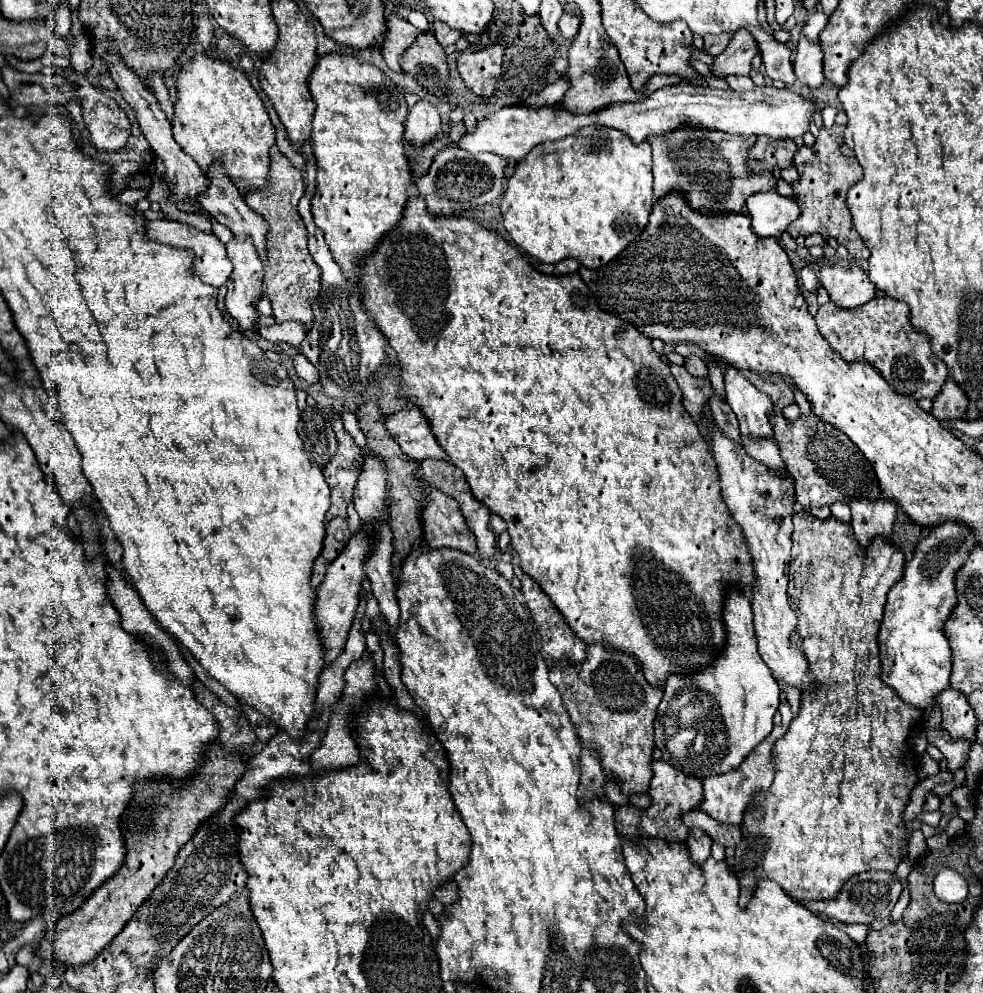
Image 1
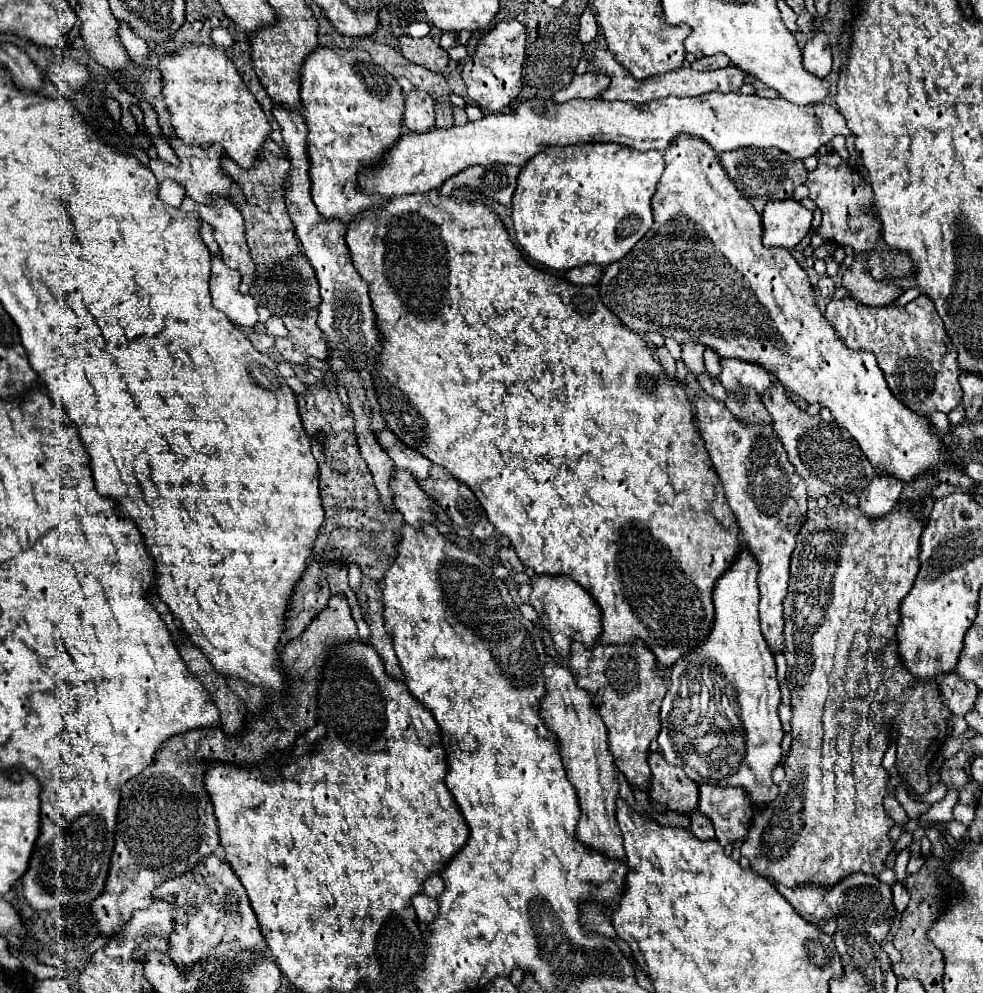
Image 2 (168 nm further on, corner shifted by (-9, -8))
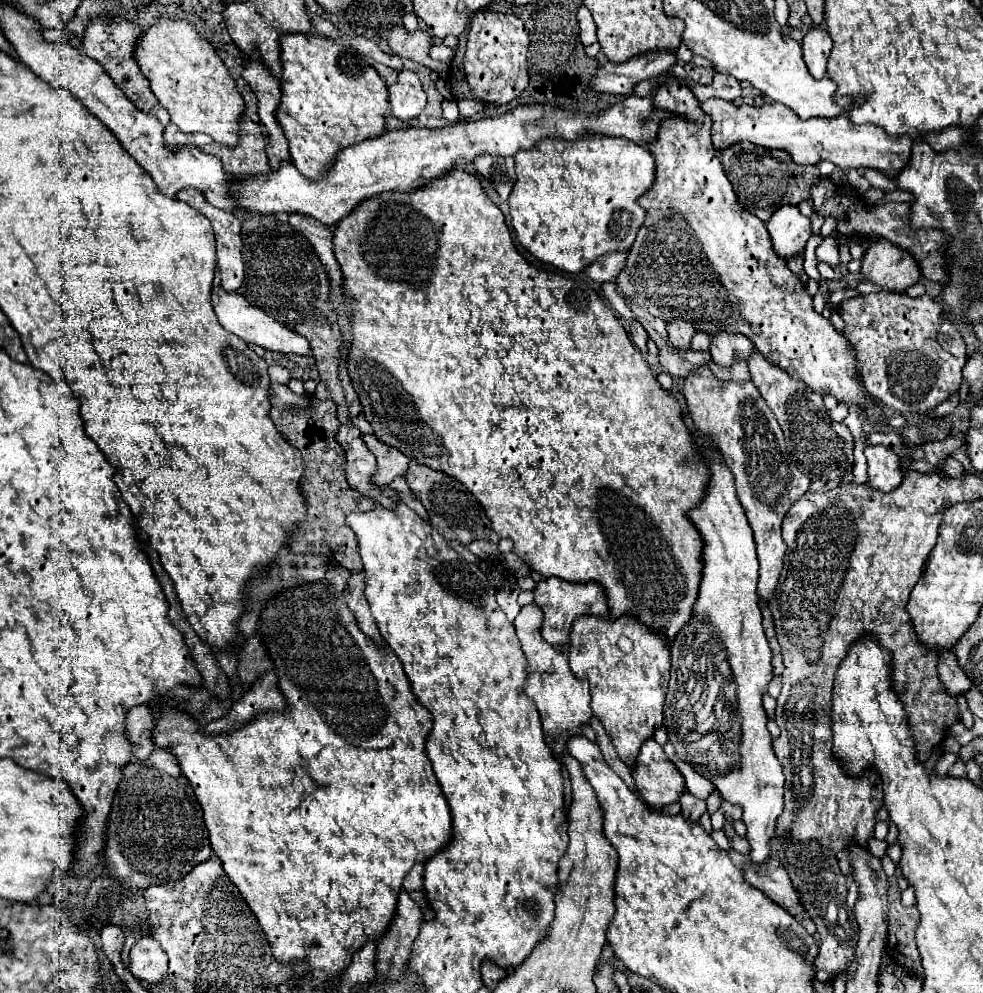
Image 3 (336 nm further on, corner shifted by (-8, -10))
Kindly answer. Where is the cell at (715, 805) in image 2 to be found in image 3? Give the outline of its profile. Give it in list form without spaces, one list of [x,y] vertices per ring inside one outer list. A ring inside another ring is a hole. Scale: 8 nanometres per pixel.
[[[672,743],[664,744],[663,750],[666,751],[668,759],[680,769],[682,777],[686,779],[686,789],[688,789],[692,795],[696,795],[698,799],[708,799],[708,795],[710,795],[712,789],[714,789],[712,783],[708,783],[708,779],[704,779],[702,775],[698,775],[696,771],[692,771],[692,765],[690,765],[690,763],[684,763],[682,759],[678,759]]]

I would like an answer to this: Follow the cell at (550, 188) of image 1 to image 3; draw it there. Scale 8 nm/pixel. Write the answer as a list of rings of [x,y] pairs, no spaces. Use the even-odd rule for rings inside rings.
[[[584,135],[586,139],[578,139],[578,141],[566,141],[566,139],[542,139],[540,143],[536,143],[536,147],[532,147],[532,151],[520,151],[520,155],[514,155],[516,161],[516,183],[514,189],[508,197],[508,205],[510,205],[510,217],[512,217],[512,227],[516,231],[516,237],[520,241],[520,245],[524,249],[528,249],[538,261],[554,265],[562,271],[570,271],[570,273],[578,273],[584,267],[588,267],[590,263],[594,263],[598,257],[610,253],[610,251],[626,251],[632,247],[636,233],[640,229],[640,225],[644,223],[644,209],[638,205],[638,197],[648,191],[648,187],[652,185],[654,173],[656,173],[656,165],[654,165],[654,157],[650,155],[650,151],[646,147],[640,147],[628,139],[620,139],[620,137],[606,137],[606,135]]]

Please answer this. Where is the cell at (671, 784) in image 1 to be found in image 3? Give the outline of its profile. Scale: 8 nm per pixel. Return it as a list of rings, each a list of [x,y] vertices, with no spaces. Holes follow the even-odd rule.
[[[648,739],[640,747],[636,765],[632,767],[632,777],[640,797],[654,809],[678,801],[686,789],[684,777],[666,757],[662,745],[658,745],[654,739]]]

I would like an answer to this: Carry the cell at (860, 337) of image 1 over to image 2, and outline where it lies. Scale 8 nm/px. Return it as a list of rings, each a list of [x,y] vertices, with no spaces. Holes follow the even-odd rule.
[[[923,293],[903,307],[867,307],[845,297],[827,305],[825,319],[849,349],[875,353],[889,389],[911,411],[949,413],[959,405],[963,391],[957,381],[961,375],[957,365],[957,349],[953,349],[943,329],[943,321]]]

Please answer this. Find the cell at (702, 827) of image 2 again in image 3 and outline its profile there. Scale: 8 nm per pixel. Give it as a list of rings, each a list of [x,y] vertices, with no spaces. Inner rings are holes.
[[[684,791],[684,795],[680,797],[680,805],[682,805],[684,817],[690,819],[690,821],[698,821],[700,815],[706,811],[706,801],[696,799],[696,797],[690,795],[688,791]]]

